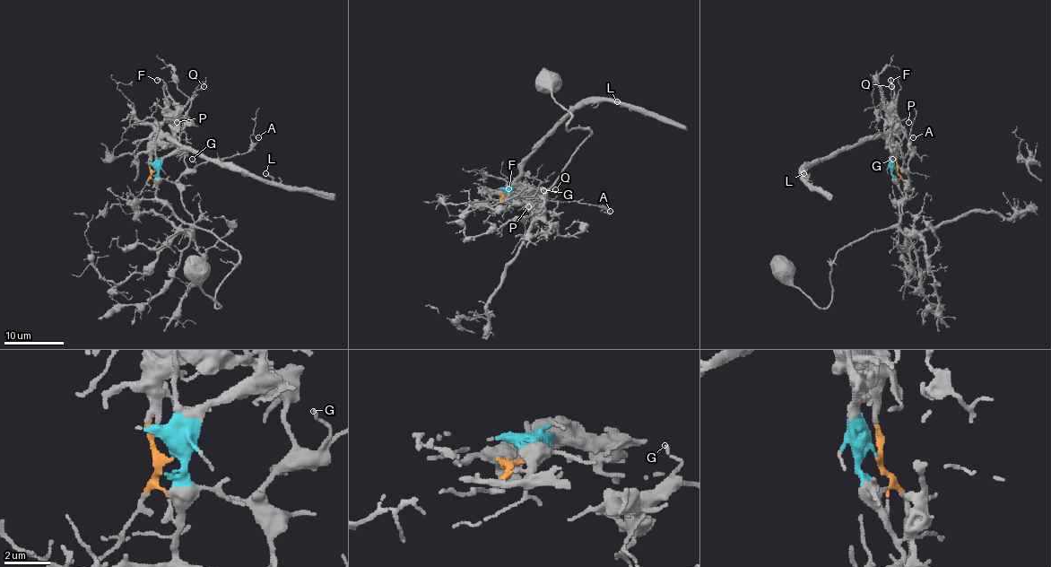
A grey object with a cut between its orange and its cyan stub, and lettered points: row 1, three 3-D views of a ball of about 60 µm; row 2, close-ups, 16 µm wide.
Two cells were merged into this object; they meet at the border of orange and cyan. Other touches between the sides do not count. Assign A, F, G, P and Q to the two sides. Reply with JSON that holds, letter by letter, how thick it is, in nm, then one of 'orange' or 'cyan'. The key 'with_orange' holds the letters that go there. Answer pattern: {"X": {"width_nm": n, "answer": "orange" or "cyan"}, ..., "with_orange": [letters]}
{"A": {"width_nm": 110, "answer": "cyan"}, "F": {"width_nm": 150, "answer": "orange"}, "G": {"width_nm": 70, "answer": "cyan"}, "P": {"width_nm": 130, "answer": "cyan"}, "Q": {"width_nm": 110, "answer": "orange"}, "with_orange": ["F", "Q"]}

